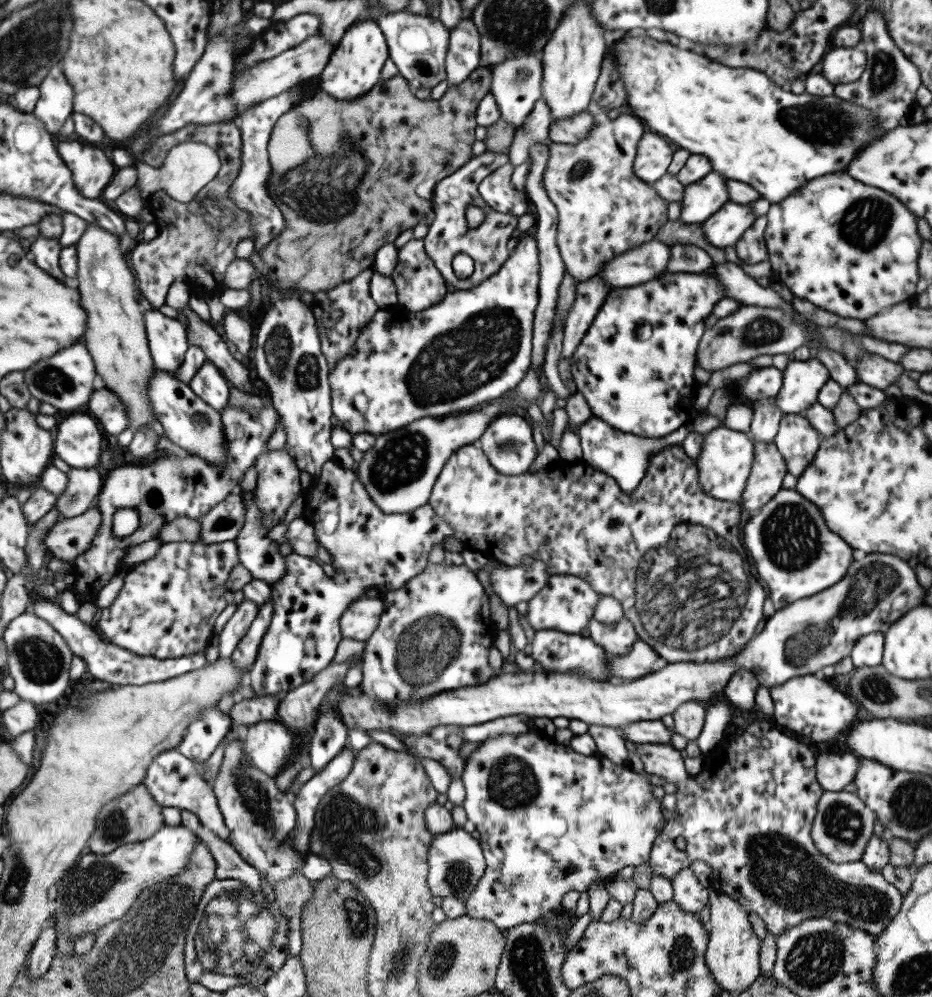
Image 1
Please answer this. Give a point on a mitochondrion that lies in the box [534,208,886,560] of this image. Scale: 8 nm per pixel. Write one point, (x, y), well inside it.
(762, 331)

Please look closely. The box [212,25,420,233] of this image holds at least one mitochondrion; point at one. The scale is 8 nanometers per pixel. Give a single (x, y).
(300, 188)

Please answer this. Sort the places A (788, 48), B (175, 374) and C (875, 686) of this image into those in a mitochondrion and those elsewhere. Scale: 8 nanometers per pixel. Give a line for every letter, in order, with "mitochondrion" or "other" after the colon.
A: other
B: other
C: mitochondrion

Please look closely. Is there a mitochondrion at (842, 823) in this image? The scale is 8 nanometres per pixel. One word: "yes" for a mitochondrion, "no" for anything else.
yes

